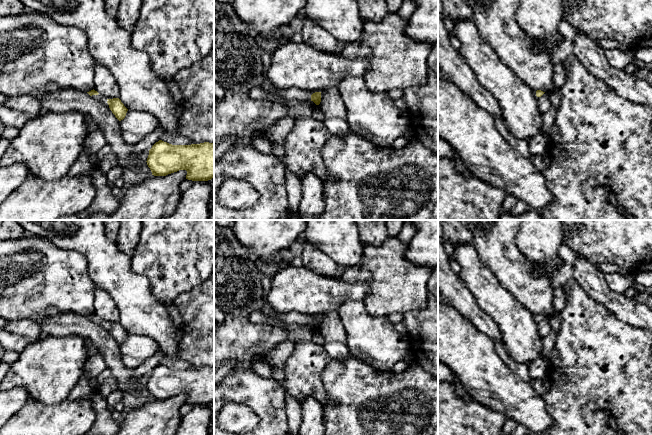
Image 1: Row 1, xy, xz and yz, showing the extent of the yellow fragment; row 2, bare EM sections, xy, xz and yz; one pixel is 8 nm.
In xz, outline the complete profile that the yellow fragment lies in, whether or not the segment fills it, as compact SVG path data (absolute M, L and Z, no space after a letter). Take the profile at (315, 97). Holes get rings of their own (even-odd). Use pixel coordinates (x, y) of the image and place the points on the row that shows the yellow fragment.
M267 72L263 74L263 87L274 91L278 95L288 98L288 99L297 99L297 100L311 100L316 105L319 105L321 102L321 92L310 92L302 90L299 88L289 88L289 89L279 89L277 88L268 78Z

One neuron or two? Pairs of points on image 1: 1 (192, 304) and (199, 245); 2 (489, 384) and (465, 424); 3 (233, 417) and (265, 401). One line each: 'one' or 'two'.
1: two
2: two
3: two

